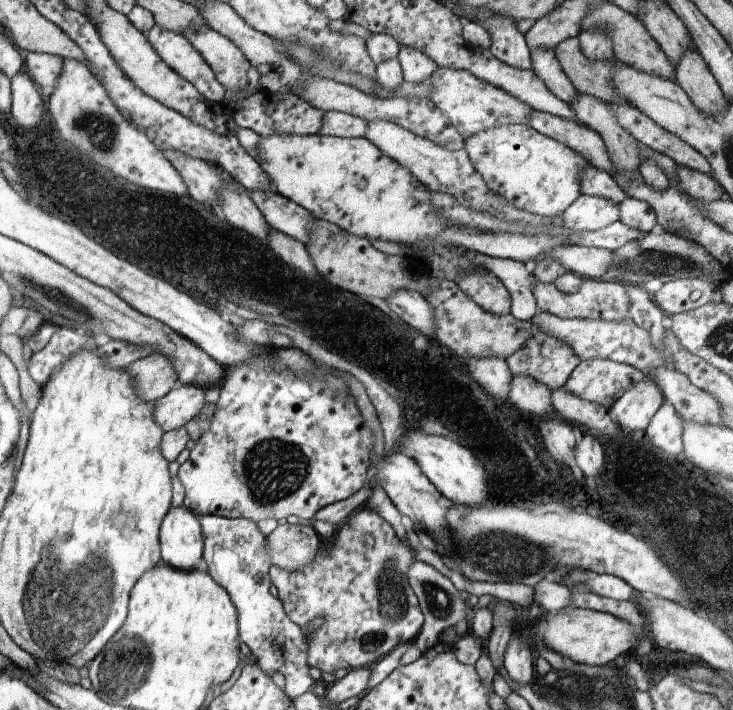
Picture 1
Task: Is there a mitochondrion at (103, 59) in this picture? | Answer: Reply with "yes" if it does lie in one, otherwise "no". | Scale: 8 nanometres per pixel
no

